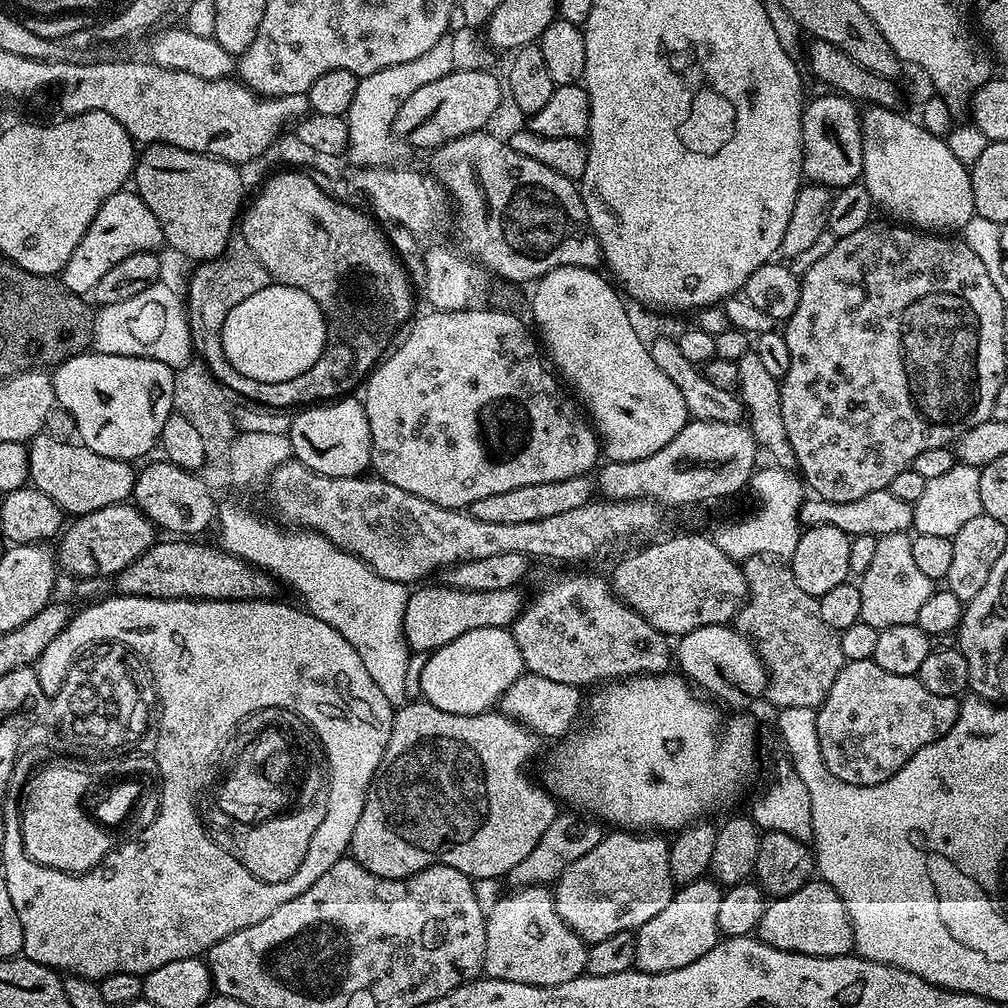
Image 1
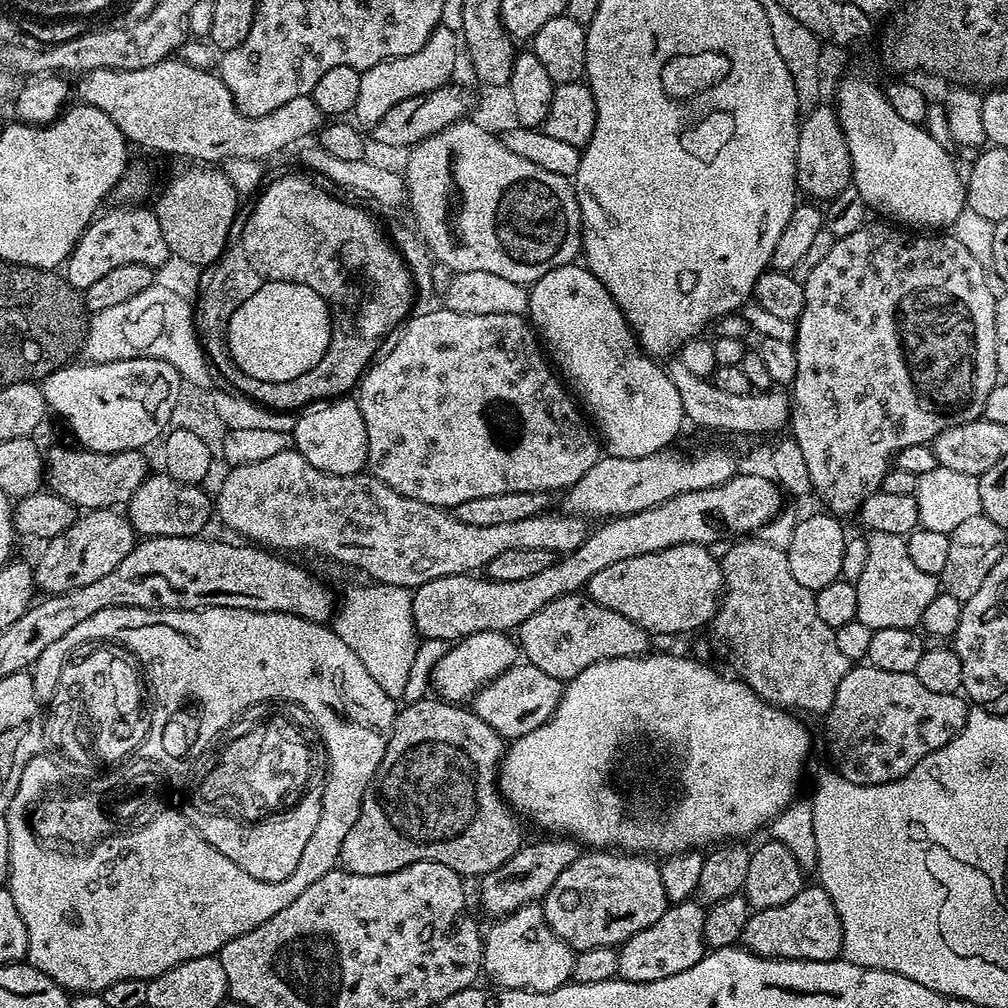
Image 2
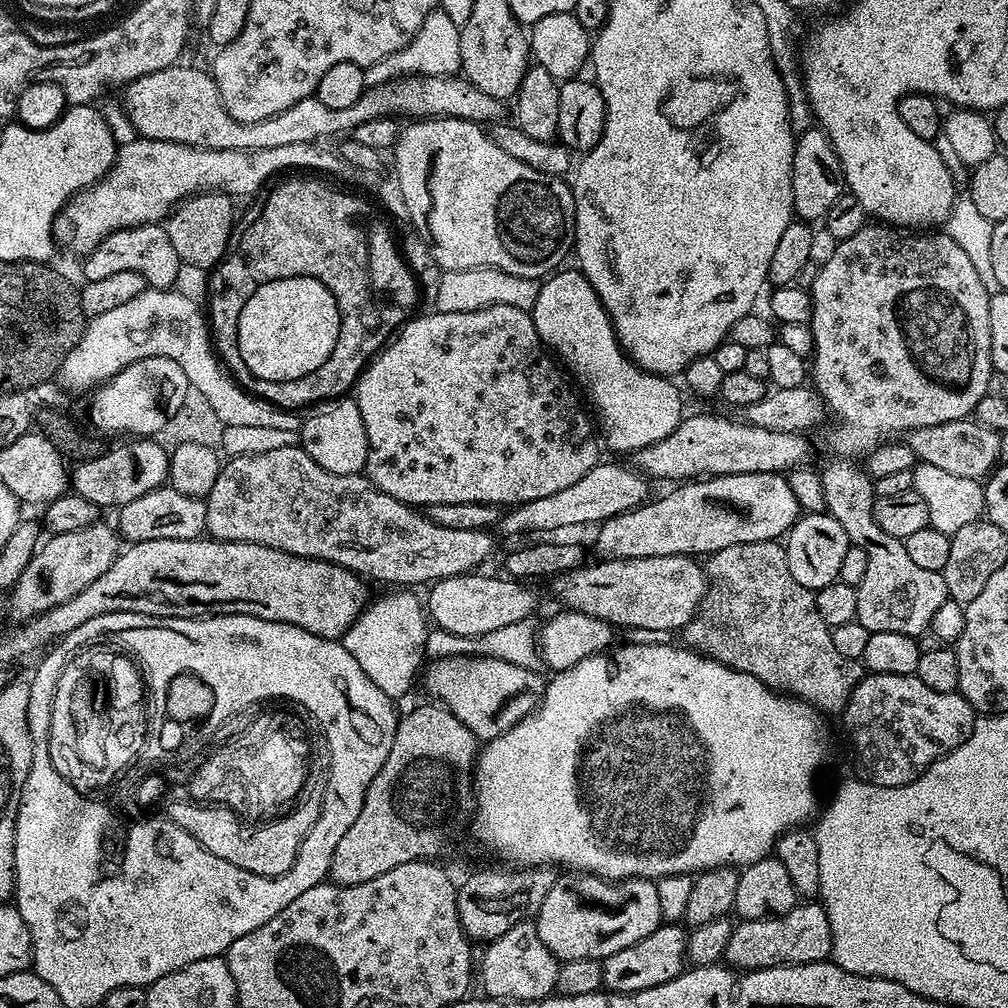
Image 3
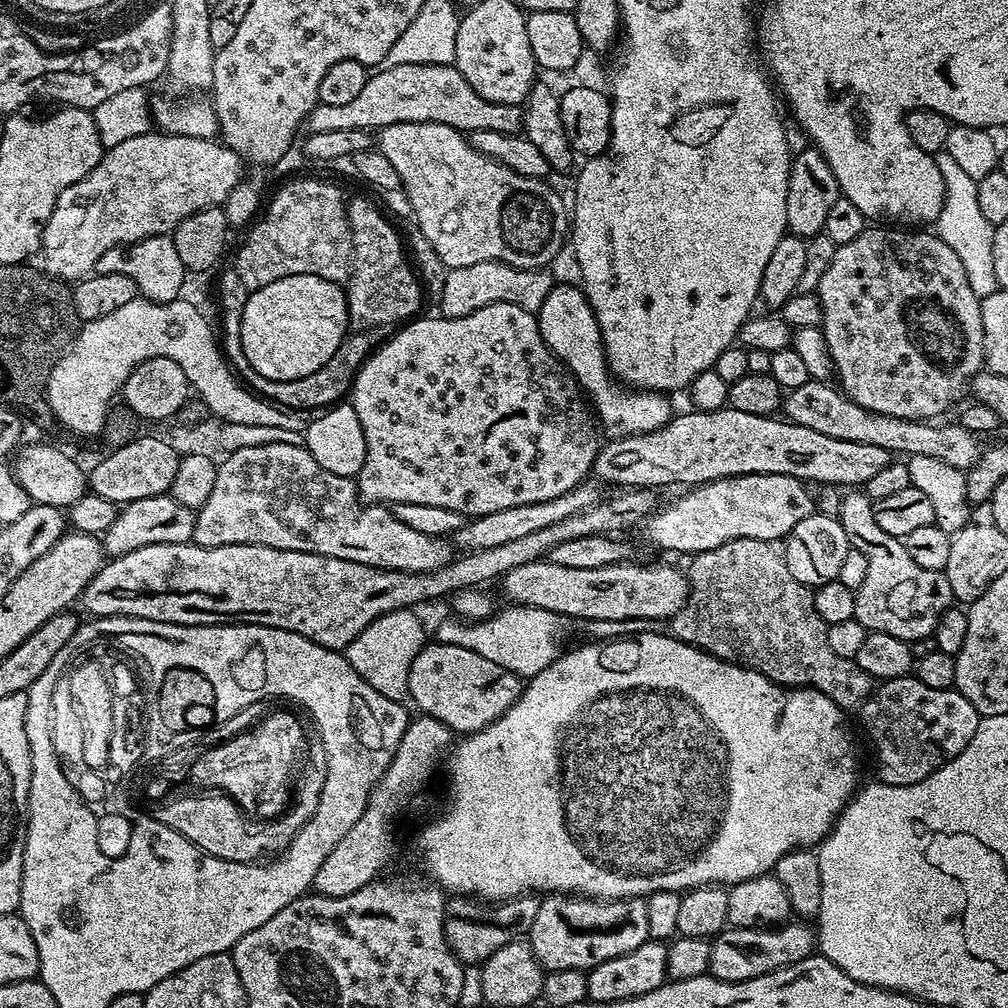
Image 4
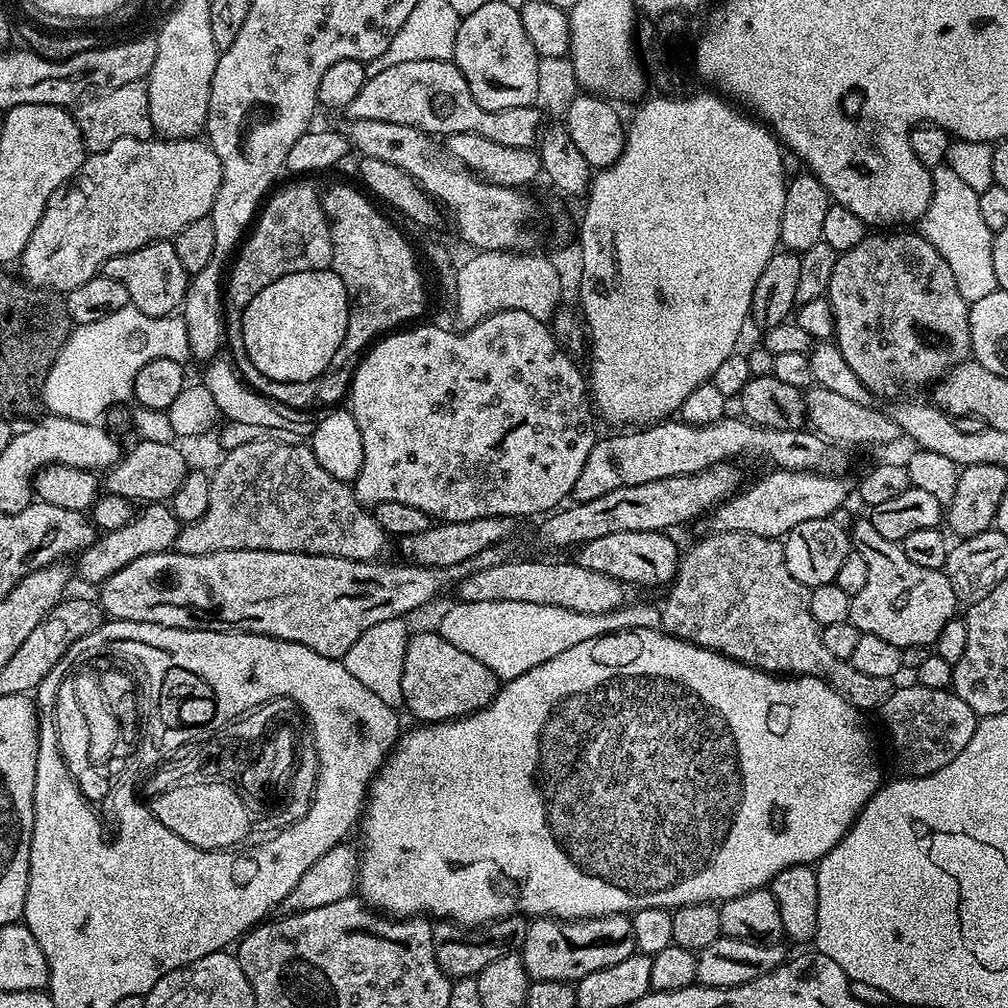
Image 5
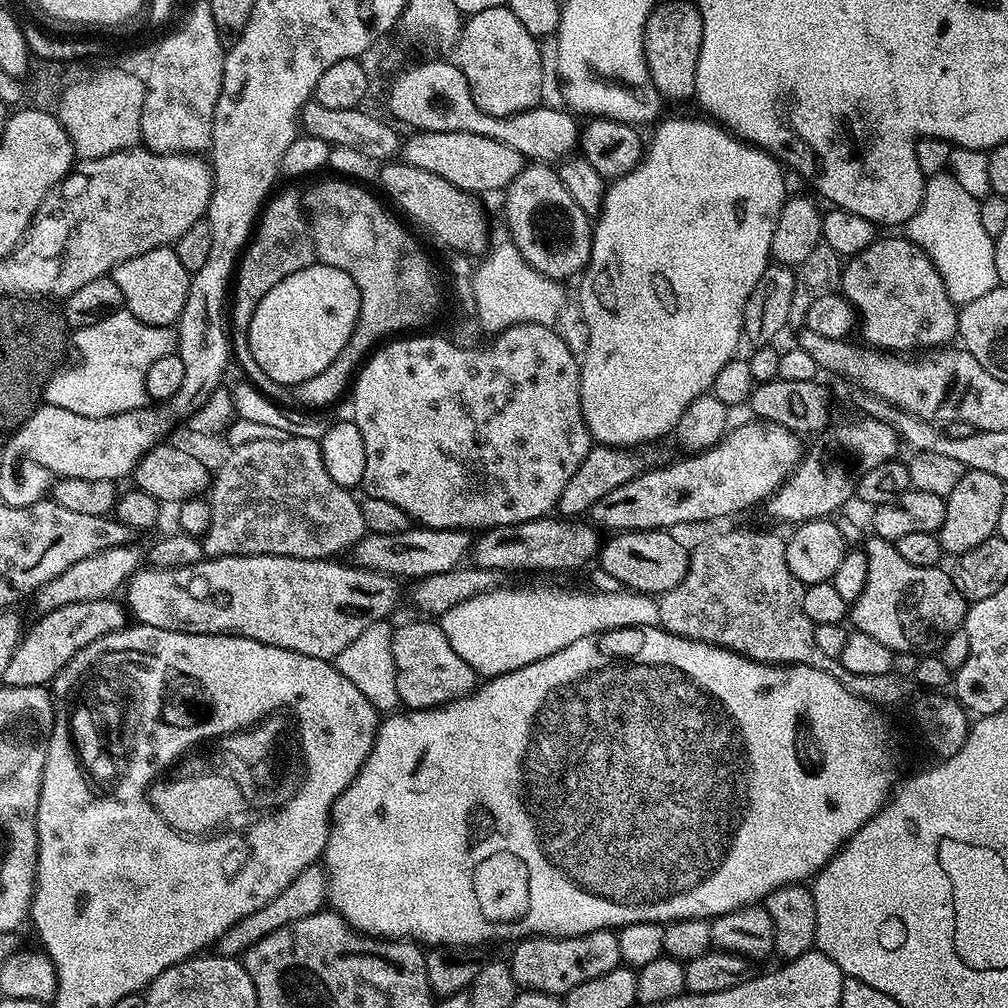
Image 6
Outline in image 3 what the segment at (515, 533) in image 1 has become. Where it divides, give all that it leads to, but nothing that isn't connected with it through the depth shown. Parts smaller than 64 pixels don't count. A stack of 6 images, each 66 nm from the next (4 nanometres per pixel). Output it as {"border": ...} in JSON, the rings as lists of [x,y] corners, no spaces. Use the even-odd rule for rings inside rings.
{"border":[[[299,446],[295,448],[271,448],[265,452],[251,452],[245,456],[231,457],[221,467],[218,482],[214,482],[214,490],[210,490],[210,494],[206,497],[206,532],[213,540],[233,540],[243,544],[261,544],[262,546],[270,546],[274,550],[282,550],[286,554],[340,564],[343,568],[349,568],[351,572],[357,573],[369,581],[381,580],[384,584],[392,584],[388,586],[416,586],[412,584],[428,586],[435,581],[445,580],[451,576],[475,573],[479,569],[476,567],[492,552],[491,535],[493,534],[488,530],[450,530],[450,526],[438,526],[438,522],[431,520],[423,511],[417,510],[411,504],[398,502],[398,498],[390,498],[390,494],[378,490],[368,481],[367,475],[347,476],[346,474],[328,472],[322,466],[318,466],[318,462],[314,462],[314,458],[310,458],[310,454],[306,454],[304,449]]]}

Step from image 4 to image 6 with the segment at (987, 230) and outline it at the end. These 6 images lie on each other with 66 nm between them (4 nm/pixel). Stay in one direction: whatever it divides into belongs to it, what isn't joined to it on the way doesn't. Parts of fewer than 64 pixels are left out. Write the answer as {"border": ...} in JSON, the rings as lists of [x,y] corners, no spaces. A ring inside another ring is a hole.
{"border":[[[945,170],[925,179],[924,197],[916,213],[907,222],[906,236],[932,259],[932,265],[938,270],[946,286],[946,294],[952,299],[953,304],[963,306],[974,302],[974,298],[982,298],[982,294],[990,294],[990,290],[994,290],[1000,284],[996,269],[994,237],[986,234],[982,226],[980,201],[974,198],[974,194],[969,194],[951,172]]]}

